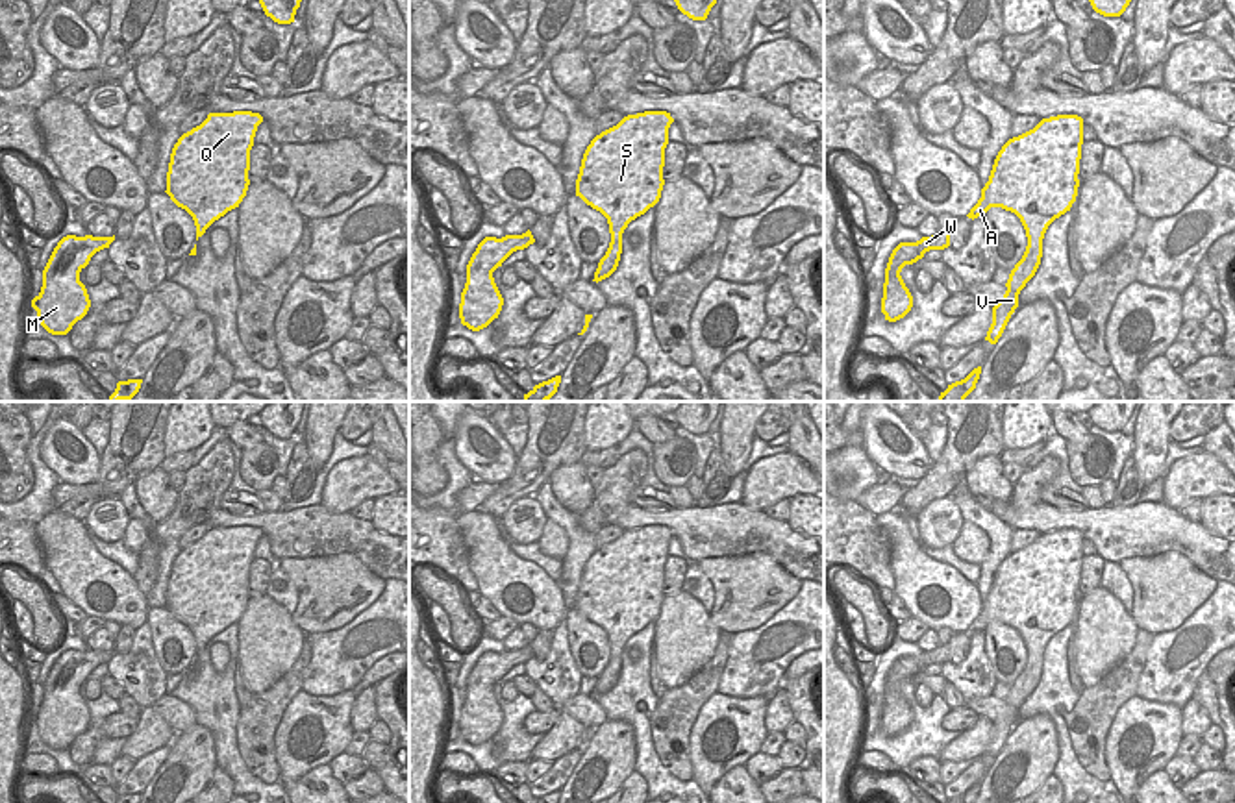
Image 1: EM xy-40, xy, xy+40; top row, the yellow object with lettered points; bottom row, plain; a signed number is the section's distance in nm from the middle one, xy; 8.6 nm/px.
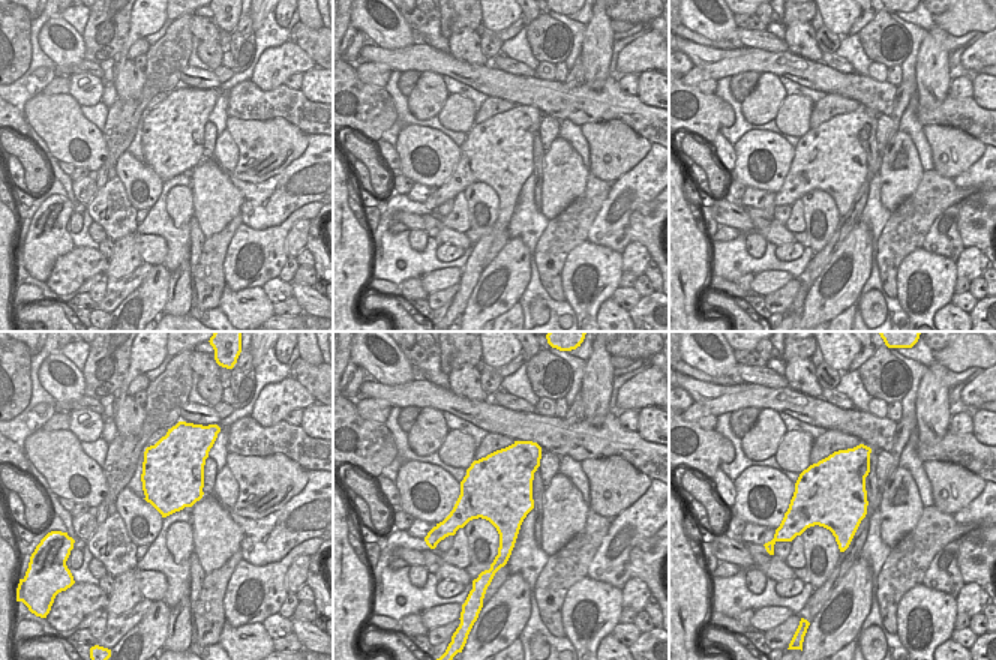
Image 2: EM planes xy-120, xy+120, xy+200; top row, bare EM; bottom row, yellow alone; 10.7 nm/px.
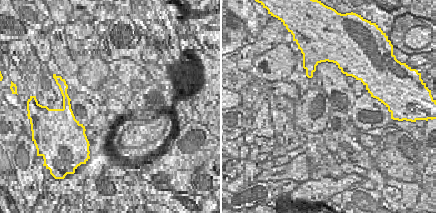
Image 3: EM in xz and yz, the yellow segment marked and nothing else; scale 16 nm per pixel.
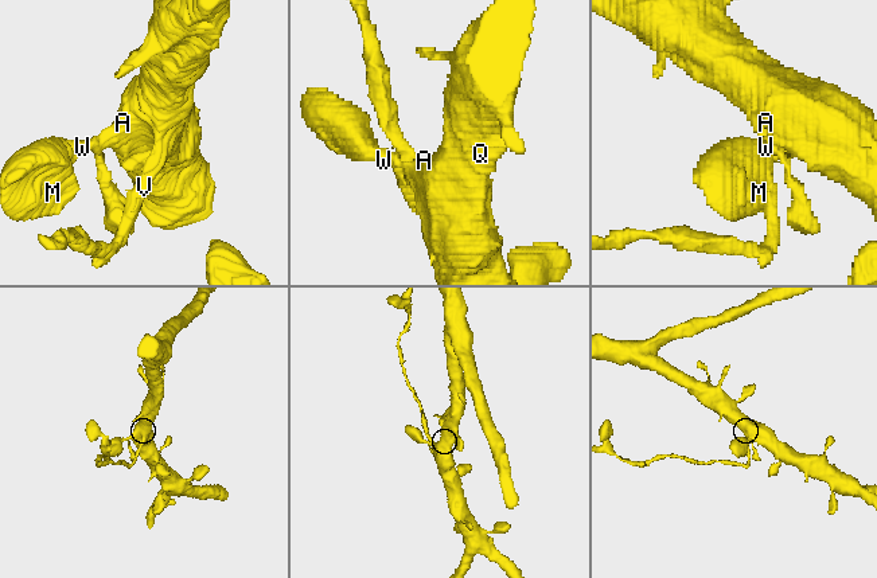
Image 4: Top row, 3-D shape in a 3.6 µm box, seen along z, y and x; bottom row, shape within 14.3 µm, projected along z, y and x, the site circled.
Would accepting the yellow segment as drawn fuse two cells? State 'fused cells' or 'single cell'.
fused cells

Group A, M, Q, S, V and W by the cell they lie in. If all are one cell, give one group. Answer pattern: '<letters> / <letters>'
A M Q S W / V

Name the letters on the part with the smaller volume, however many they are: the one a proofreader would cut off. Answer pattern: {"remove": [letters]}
{"remove": ["V"]}

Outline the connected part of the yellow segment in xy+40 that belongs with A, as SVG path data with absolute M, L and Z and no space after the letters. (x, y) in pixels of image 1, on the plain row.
M1057 529L1009 553L998 566L981 612L967 629L985 631L991 622L1015 627L1039 683L1048 640L1070 625L1079 601L1083 533Z

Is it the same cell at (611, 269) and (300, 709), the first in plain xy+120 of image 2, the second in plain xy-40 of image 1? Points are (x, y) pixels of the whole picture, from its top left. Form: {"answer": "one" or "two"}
{"answer": "one"}

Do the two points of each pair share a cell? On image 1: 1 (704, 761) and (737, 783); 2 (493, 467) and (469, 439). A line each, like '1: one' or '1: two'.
1: two
2: one

